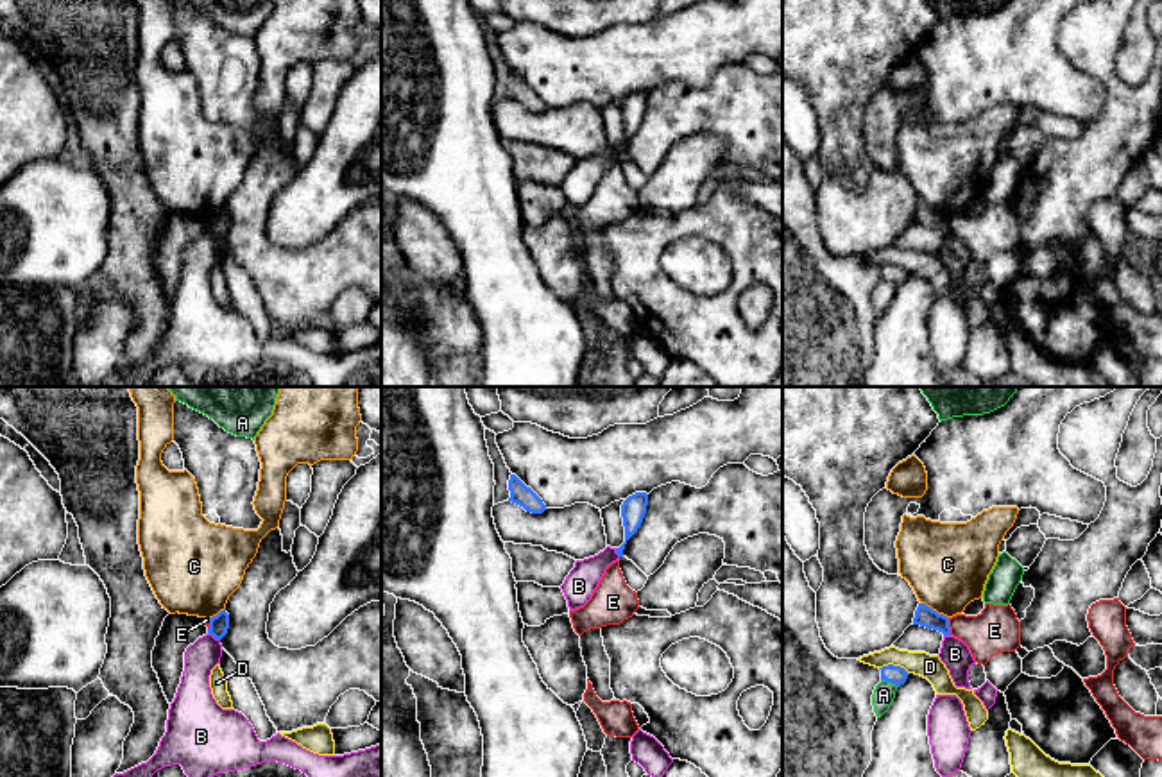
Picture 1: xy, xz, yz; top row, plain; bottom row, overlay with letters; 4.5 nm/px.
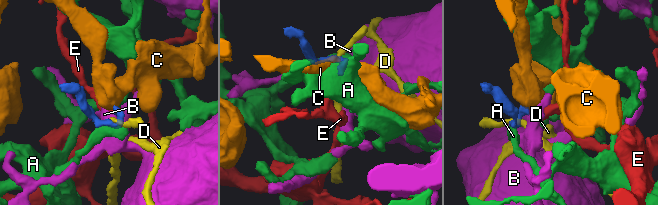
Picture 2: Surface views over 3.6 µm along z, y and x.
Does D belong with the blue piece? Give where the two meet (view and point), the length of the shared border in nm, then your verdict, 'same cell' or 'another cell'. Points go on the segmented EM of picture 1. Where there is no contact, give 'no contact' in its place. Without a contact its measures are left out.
contact yz (894, 666); length 140 nm; another cell

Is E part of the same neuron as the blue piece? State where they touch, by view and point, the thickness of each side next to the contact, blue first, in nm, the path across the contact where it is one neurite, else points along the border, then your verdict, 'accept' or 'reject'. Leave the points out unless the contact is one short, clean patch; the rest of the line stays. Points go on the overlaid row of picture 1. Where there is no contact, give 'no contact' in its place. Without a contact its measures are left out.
contact yz (949, 627); calibres 90 and 200 nm; border yz (948, 618), (951, 634); reject

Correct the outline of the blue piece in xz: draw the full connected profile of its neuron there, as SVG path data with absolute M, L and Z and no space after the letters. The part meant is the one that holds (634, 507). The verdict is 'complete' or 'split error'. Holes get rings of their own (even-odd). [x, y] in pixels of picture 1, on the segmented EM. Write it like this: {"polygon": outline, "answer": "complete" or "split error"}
{"polygon": "M636 492L636 494L628 496L628 498L623 501L623 505L621 505L621 517L623 517L623 526L625 526L625 542L623 542L619 548L616 548L616 553L618 553L619 557L623 557L623 550L625 550L627 541L628 541L628 539L637 532L637 528L641 526L643 517L645 517L645 514L646 514L646 505L648 505L648 494L646 494L646 492Z", "answer": "complete"}

